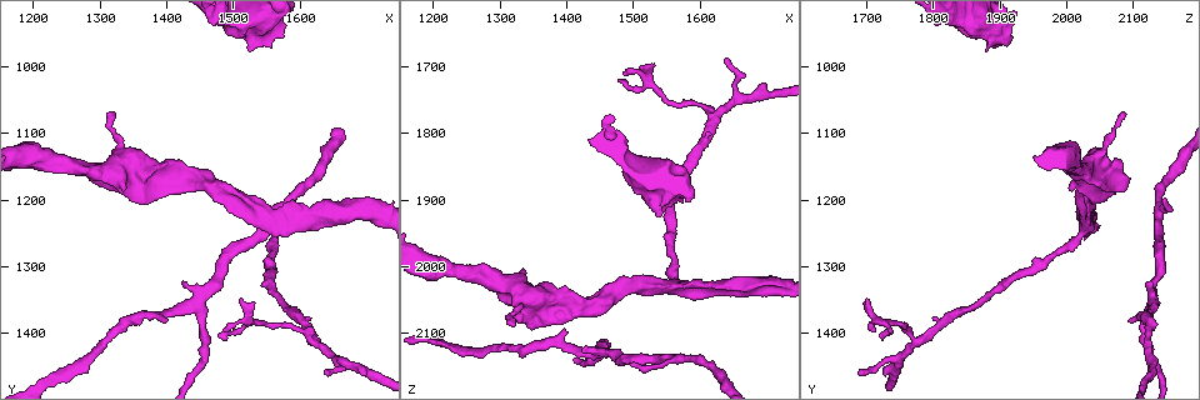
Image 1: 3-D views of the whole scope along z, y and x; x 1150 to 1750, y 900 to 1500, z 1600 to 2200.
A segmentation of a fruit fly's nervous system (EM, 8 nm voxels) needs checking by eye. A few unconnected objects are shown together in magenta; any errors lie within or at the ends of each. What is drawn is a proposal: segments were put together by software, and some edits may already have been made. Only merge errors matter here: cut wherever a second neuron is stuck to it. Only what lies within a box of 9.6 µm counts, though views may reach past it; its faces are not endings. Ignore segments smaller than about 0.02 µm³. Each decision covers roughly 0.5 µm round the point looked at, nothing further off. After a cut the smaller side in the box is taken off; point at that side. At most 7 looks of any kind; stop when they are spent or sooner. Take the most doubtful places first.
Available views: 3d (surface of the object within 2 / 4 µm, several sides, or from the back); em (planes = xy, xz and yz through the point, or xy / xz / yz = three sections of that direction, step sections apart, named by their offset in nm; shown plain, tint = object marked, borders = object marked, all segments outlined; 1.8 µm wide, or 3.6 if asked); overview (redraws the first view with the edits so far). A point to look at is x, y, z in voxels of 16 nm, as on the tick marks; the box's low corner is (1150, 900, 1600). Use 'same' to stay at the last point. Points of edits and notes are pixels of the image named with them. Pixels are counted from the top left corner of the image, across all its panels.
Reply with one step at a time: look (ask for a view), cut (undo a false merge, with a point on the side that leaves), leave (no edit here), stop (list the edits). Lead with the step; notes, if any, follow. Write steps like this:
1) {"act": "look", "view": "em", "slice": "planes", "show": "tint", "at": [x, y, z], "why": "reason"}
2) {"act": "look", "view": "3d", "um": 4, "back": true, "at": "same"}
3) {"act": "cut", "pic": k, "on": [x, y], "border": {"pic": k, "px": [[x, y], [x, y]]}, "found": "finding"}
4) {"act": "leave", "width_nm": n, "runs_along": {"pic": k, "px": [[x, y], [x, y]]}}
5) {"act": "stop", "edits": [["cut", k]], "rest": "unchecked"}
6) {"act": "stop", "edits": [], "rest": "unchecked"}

{"act": "look", "view": "3d", "um": 4, "at": [1620, 1410, 1780], "why": "arms part here"}

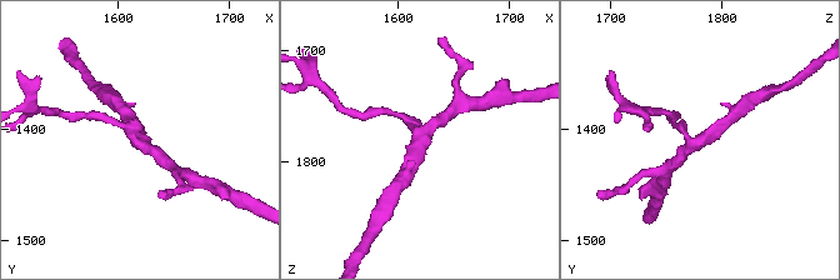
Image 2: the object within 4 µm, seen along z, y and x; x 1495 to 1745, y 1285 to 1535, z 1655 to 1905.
{"act": "look", "view": "em", "slice": "planes", "show": "tint", "at": [1618, 1412, 1776]}

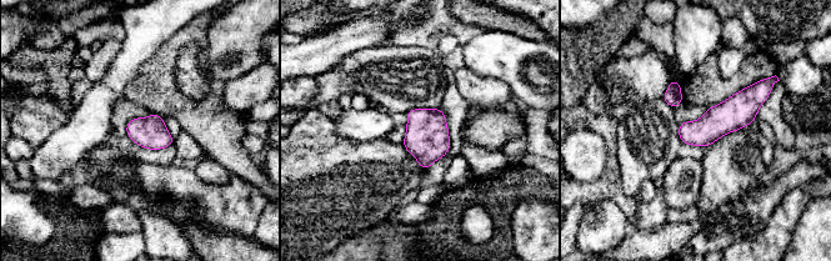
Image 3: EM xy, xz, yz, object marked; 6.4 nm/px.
{"act": "leave", "arms": 3, "runs_along": {"pic": 3, "px": [[764, 91], [684, 139]]}, "found": "all the same neuron"}

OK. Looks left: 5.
{"act": "look", "view": "3d", "um": 4, "back": true, "at": [1370, 1175, 2060], "why": "branch point"}

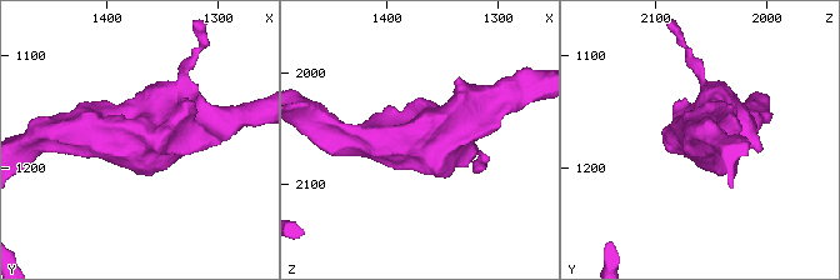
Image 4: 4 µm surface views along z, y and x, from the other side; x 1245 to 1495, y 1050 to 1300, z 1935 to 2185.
{"act": "look", "view": "em", "um": 3.6, "slice": "planes", "show": "borders", "at": [1374, 1172, 2062], "arms": 3, "why": "shape alone is not enough"}

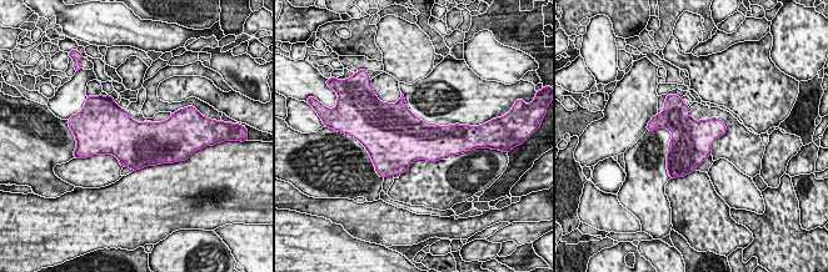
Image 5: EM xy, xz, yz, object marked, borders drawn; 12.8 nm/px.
{"act": "leave", "width_nm": 550, "found": "one neuron here"}

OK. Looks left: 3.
{"act": "look", "view": "em", "slice": "planes", "show": "tint", "at": [1445, 1355, 2130], "why": "two arms in line, one across"}

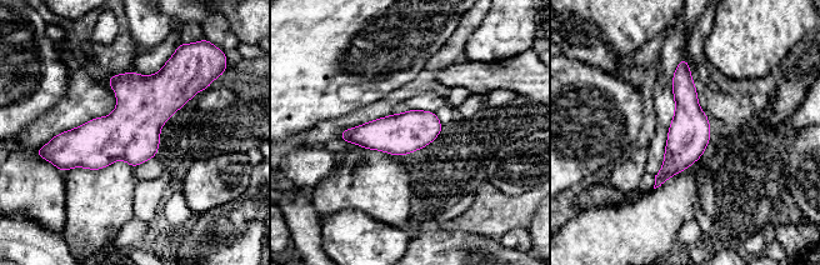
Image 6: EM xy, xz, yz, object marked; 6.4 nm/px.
{"act": "leave", "width_nm": 280, "found": "continuous, no second neuron"}

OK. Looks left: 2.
{"act": "stop", "edits": [], "rest": "unchecked"}

